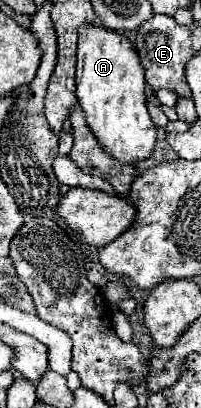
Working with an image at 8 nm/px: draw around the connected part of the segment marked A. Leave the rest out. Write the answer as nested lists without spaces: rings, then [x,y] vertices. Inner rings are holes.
[[[81,26],[79,28],[79,44],[77,44],[77,72],[75,72],[75,94],[81,110],[85,112],[85,122],[97,138],[99,146],[121,164],[137,164],[139,160],[147,160],[155,148],[155,126],[149,118],[145,106],[145,70],[137,58],[135,46],[129,42],[125,34],[115,34],[103,26]]]

